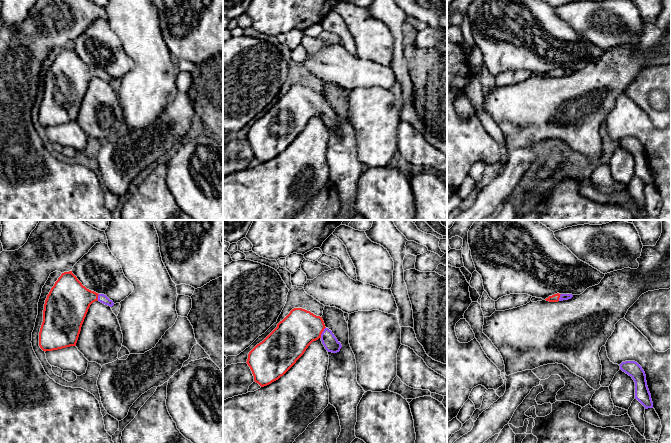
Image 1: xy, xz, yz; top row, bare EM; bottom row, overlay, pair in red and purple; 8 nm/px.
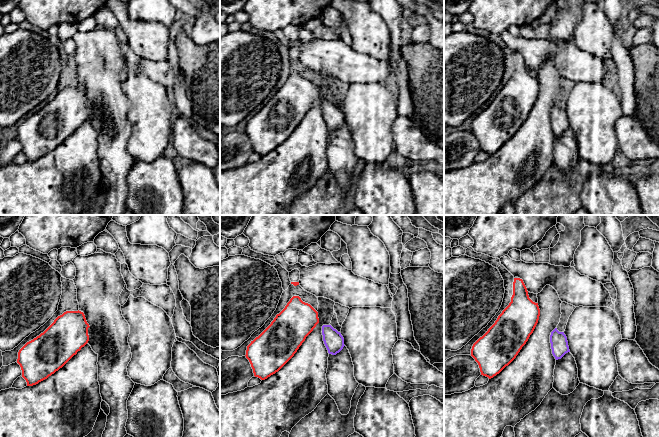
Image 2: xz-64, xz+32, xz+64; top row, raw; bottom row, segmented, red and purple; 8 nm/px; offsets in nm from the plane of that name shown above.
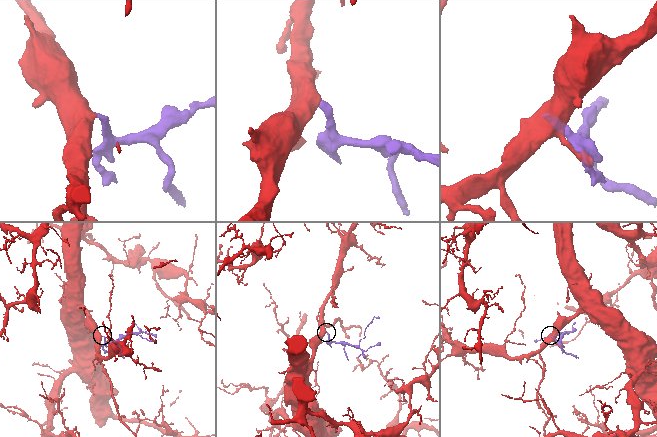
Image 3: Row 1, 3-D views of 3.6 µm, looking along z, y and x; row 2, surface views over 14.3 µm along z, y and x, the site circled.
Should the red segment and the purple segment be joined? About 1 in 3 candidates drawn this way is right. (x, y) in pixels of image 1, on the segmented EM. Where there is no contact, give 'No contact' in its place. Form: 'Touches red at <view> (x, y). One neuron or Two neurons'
Touches red at xz (322, 331). One neuron

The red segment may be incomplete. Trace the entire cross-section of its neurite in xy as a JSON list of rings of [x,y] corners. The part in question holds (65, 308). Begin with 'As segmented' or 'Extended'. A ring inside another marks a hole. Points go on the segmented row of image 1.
Extended. [[[72,271],[62,273],[45,300],[40,348],[46,352],[76,346],[88,309],[95,301],[114,305],[106,295],[83,286]]]

